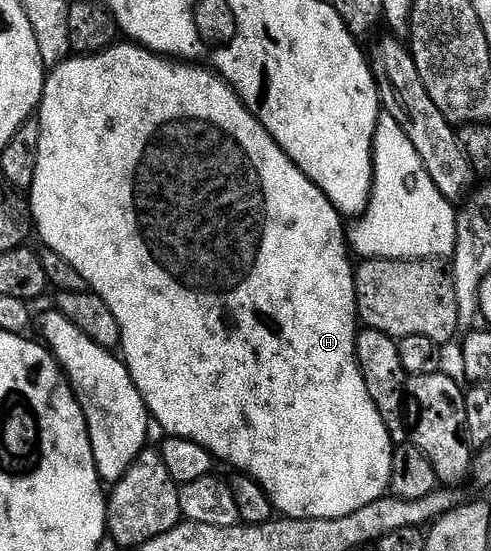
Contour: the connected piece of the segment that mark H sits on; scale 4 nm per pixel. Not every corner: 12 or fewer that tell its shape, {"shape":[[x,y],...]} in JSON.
{"shape":[[212,69],[48,71],[27,198],[152,421],[386,497],[327,196]]}

